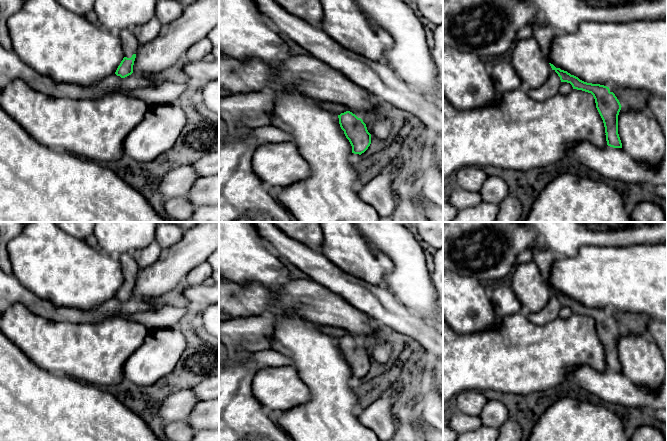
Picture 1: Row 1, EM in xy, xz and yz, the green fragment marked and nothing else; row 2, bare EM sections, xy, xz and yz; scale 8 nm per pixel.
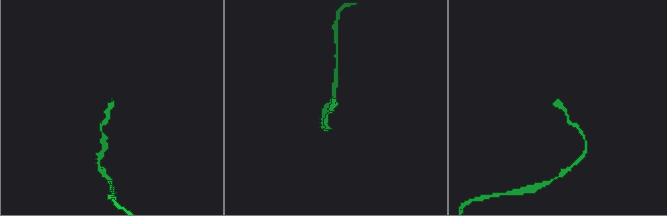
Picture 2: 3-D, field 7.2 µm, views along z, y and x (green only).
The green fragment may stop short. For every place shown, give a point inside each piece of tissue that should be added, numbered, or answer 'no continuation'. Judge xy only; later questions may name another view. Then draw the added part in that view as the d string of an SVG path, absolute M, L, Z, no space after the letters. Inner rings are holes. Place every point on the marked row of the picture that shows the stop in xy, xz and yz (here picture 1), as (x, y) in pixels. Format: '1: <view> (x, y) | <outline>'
1: xy (130, 44) | M123 29L117 33L121 39L122 49L124 57L131 58L133 54L136 54L139 42L134 36L131 29Z

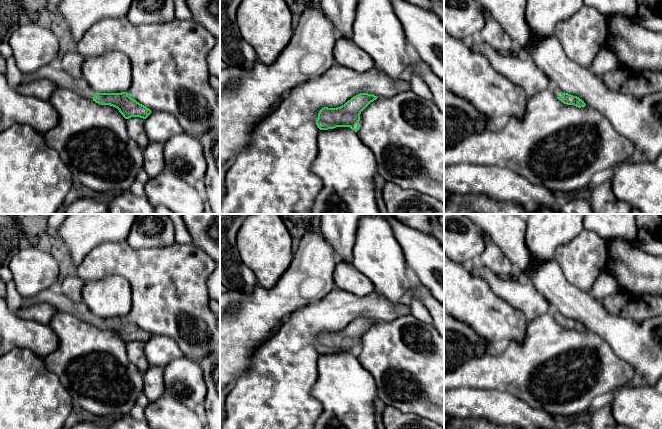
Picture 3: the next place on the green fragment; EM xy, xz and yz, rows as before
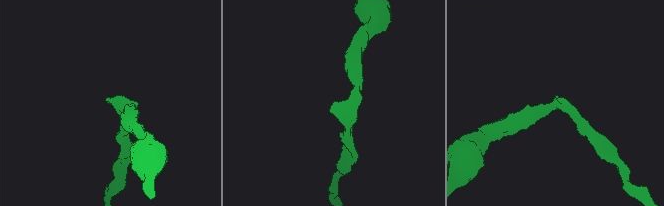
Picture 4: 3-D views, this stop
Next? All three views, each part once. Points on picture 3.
1: yz (557, 91) | M552 84L550 89L553 91L556 97L563 95L564 93L556 84Z

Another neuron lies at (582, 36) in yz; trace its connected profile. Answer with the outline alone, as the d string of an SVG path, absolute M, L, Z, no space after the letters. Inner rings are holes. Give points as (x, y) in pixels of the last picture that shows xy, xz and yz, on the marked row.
M584 5L570 19L559 22L554 35L568 58L589 69L596 54L607 47L605 16Z

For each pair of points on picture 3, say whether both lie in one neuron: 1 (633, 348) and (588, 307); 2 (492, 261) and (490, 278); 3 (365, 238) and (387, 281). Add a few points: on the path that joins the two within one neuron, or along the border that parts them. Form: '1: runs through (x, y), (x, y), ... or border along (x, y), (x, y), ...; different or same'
1: runs through (622, 337), (599, 318); same
2: border along (478, 263), (498, 275), (508, 277); different
3: runs through (376, 249), (376, 253), (387, 270); same

